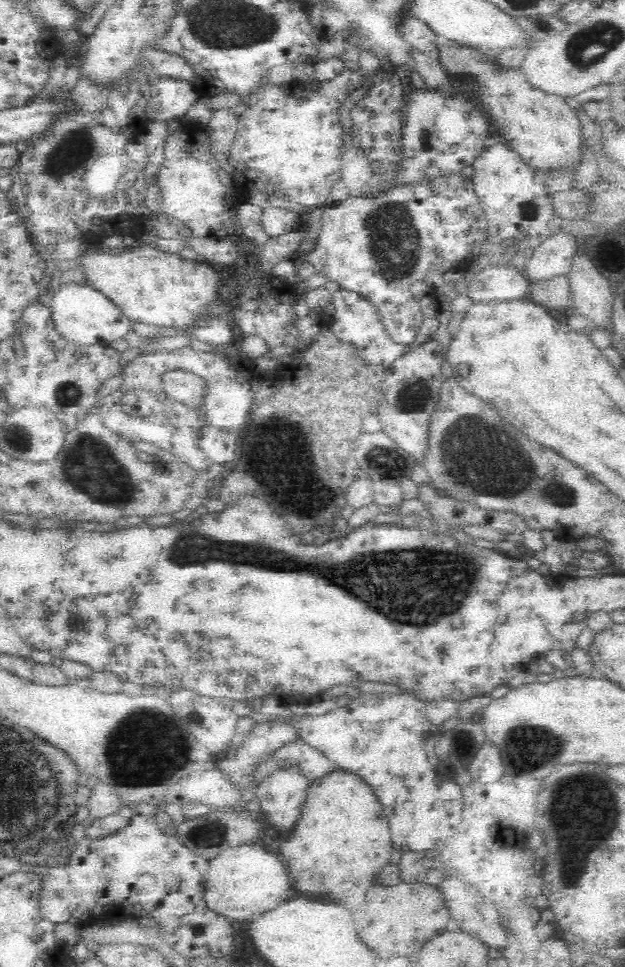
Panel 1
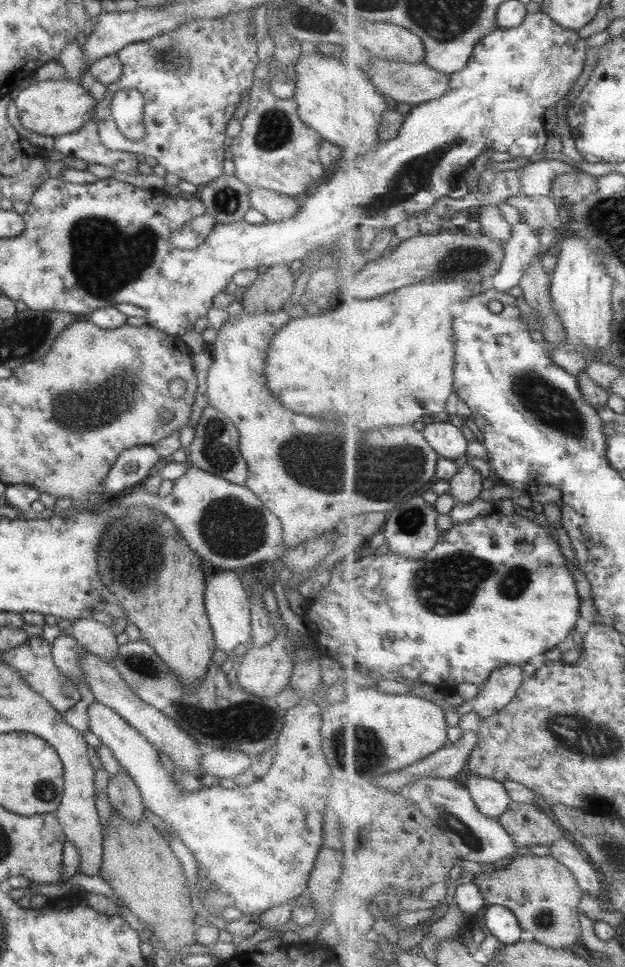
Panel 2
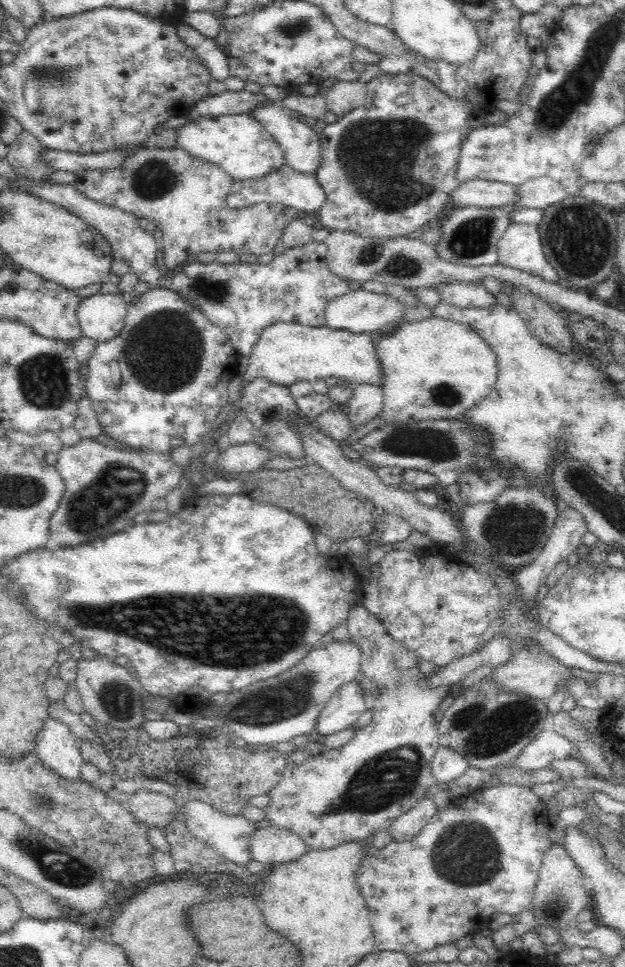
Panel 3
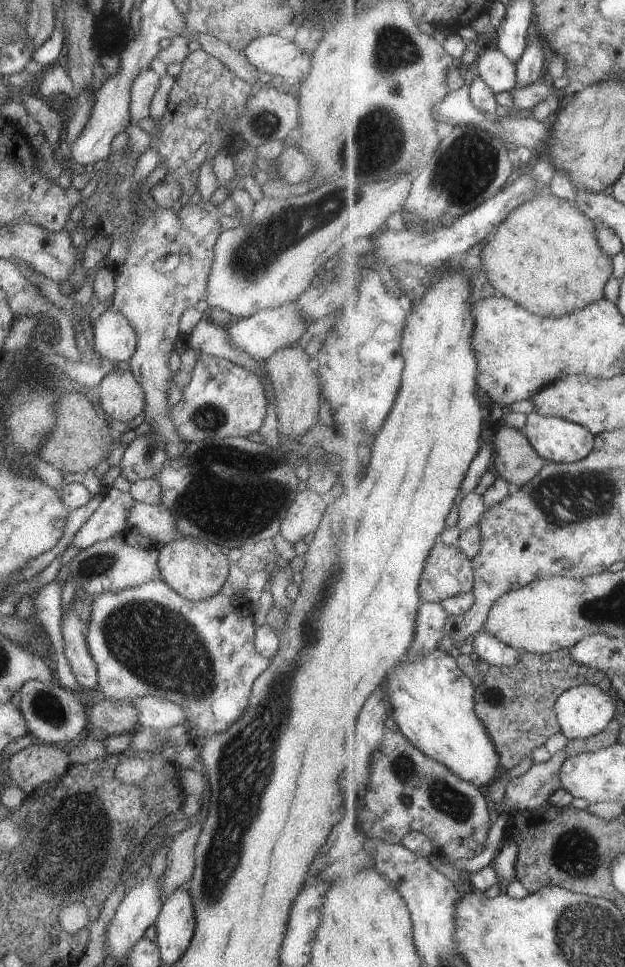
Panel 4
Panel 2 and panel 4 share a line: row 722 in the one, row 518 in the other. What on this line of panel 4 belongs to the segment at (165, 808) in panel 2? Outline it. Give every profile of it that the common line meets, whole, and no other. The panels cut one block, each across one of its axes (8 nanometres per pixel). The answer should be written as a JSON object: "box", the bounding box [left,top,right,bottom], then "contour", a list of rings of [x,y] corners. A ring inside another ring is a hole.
{"box":[72,487,329,551],"contour":[[[109,487],[106,497],[98,504],[96,512],[74,536],[72,548],[81,551],[90,548],[96,542],[129,532],[128,512],[136,502],[129,492],[121,492]],[[307,488],[298,492],[284,519],[280,533],[292,545],[303,540],[311,532],[316,533],[326,511],[329,497]]]}

